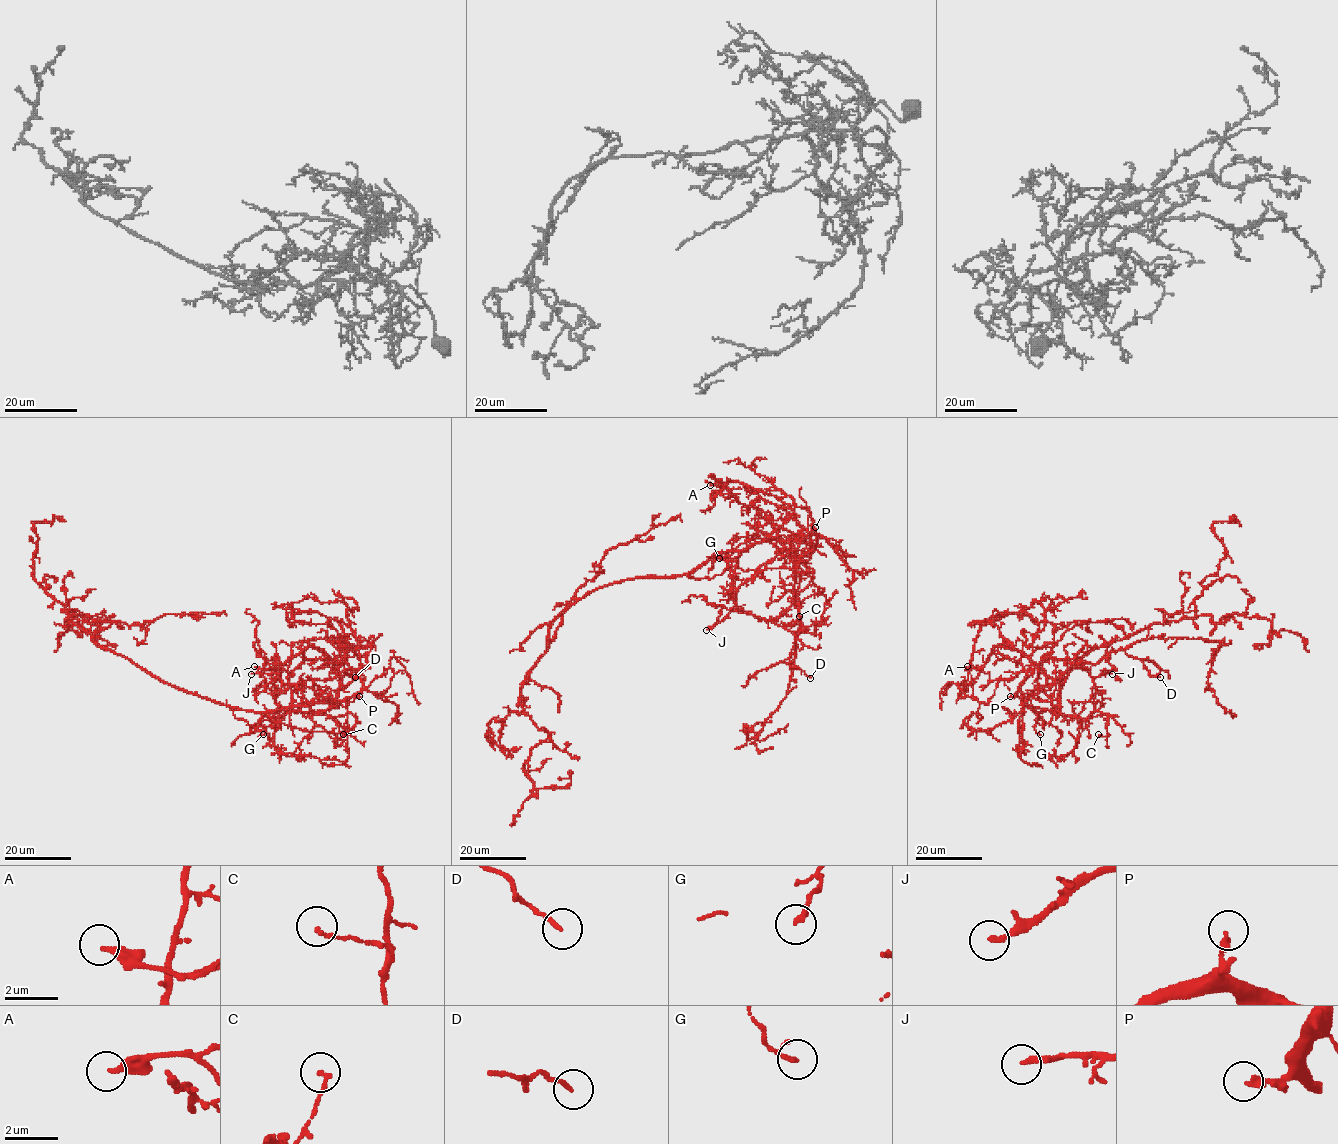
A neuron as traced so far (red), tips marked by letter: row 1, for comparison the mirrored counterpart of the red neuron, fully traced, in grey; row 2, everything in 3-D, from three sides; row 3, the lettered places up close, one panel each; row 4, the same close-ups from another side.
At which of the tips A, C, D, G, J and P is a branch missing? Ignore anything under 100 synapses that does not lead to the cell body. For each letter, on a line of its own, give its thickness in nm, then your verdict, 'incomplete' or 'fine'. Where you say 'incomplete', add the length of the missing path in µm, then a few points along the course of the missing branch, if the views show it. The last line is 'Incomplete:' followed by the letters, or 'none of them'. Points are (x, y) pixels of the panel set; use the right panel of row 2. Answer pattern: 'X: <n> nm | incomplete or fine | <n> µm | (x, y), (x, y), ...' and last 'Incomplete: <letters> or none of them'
A: 280 nm | fine
C: 150 nm | fine
D: 140 nm | fine
G: 110 nm | fine
J: 180 nm | incomplete | 70 µm | (1112, 674), (1128, 670), (1144, 661), (1186, 625), (1228, 617), (1239, 624), (1238, 628), (1221, 638)
P: 240 nm | incomplete | 25 µm | (1010, 696), (1001, 695), (996, 687), (992, 670), (998, 655), (996, 644)
Incomplete: J, P

